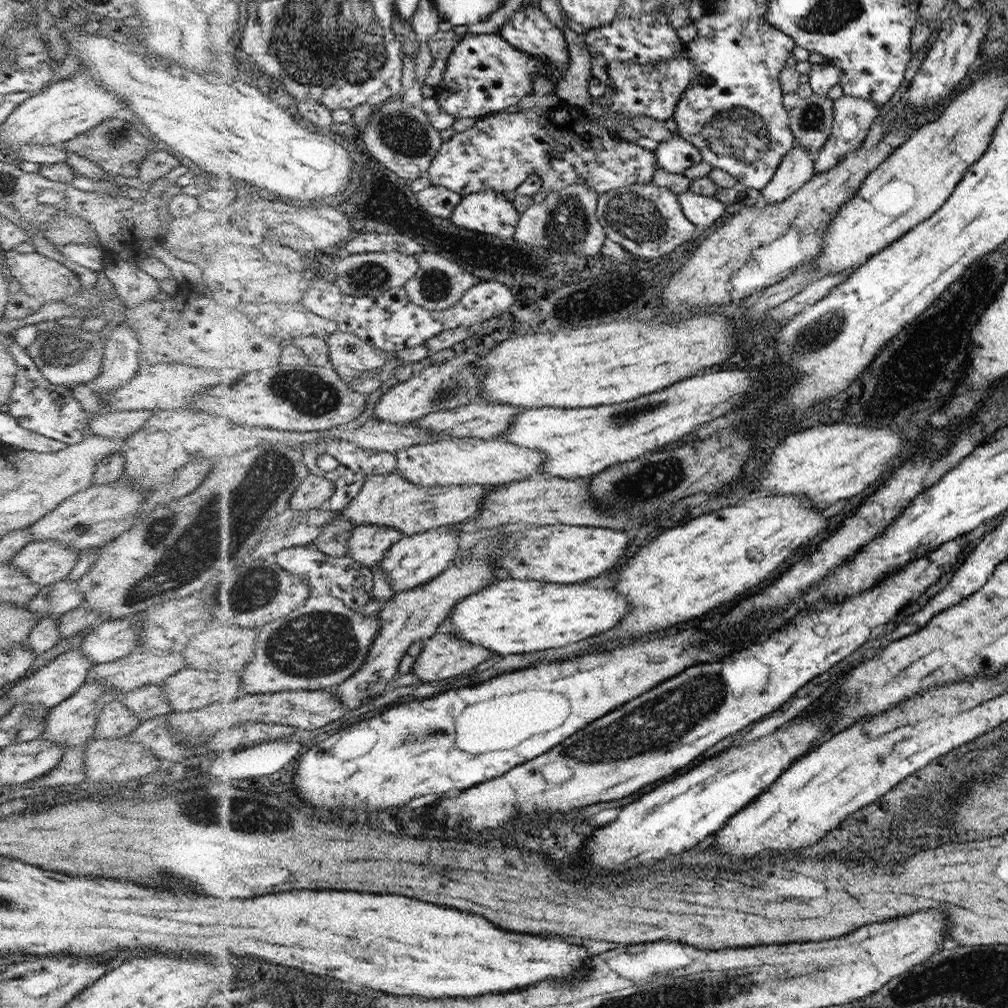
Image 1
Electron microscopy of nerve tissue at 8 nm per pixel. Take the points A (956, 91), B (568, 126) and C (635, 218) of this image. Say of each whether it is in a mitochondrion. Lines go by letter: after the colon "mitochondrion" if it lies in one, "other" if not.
A: other
B: other
C: mitochondrion

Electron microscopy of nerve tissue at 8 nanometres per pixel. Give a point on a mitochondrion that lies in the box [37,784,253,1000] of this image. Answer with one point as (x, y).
(176, 880)

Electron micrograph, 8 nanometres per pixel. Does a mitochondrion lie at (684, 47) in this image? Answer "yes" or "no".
no

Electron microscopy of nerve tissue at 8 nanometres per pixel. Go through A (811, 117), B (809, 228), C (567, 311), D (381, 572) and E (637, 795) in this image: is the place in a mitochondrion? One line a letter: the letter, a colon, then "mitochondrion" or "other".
A: mitochondrion
B: mitochondrion
C: other
D: other
E: other

